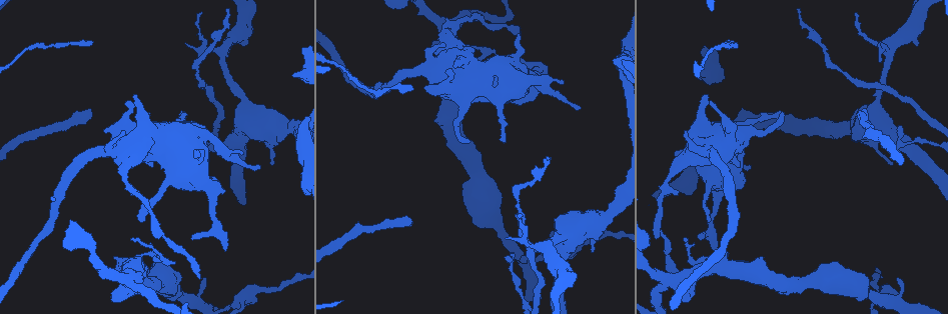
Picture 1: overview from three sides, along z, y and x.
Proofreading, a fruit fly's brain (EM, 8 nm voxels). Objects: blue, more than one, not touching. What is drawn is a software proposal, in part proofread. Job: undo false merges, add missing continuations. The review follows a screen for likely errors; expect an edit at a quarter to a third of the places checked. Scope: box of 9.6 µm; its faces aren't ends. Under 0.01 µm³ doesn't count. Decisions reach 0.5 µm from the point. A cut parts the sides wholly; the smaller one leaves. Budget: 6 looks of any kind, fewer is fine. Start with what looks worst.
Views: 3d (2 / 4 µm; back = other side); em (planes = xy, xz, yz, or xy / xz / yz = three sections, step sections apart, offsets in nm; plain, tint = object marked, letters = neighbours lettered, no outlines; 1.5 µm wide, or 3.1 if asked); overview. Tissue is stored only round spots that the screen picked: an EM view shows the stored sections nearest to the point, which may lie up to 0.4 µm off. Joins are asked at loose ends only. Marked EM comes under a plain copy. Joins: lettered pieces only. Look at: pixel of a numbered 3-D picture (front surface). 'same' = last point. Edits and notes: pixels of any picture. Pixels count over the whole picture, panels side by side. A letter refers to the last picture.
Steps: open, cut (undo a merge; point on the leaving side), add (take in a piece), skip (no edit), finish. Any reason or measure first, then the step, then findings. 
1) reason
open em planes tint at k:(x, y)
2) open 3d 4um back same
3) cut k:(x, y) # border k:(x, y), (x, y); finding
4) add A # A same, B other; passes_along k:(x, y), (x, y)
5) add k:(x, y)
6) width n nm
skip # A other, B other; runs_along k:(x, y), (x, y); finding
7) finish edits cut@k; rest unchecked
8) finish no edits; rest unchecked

long arm stops here
open 3d 4um at 1:(863, 109)

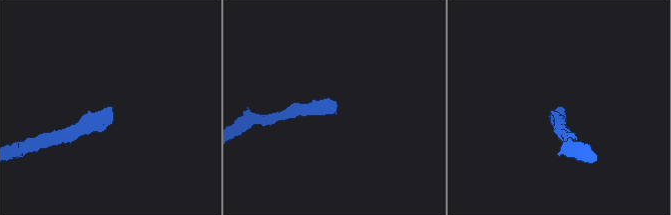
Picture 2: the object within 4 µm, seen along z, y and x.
need the tissue
open em xy step 8 tint at 2:(559, 107)

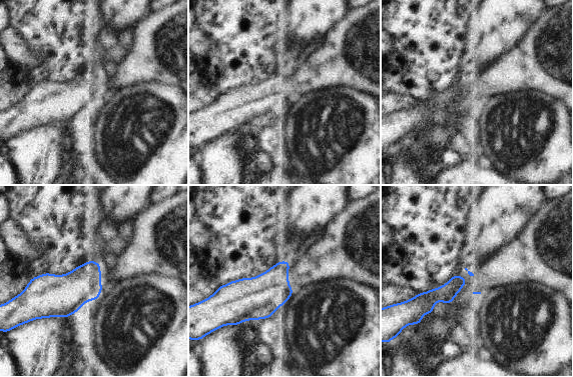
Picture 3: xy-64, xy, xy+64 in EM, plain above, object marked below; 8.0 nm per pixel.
cut it another way
open em planes letters same

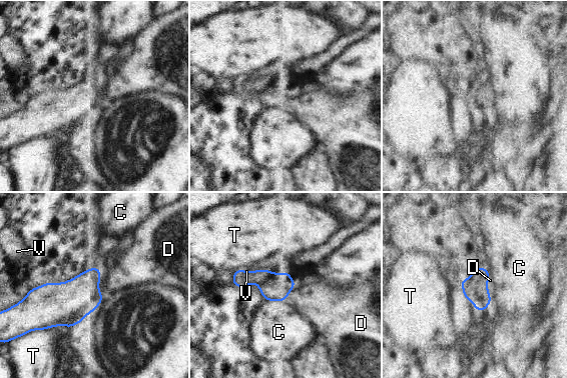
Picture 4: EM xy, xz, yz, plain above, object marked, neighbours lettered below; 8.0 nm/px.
width 200 nm
add 4:(127, 271) # C other, D same, T other, V other; passes_along 4:(73, 300), (98, 282), (127, 271); it goes on there

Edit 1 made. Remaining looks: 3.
abrupt turn
open 3d 2um at 1:(435, 48)

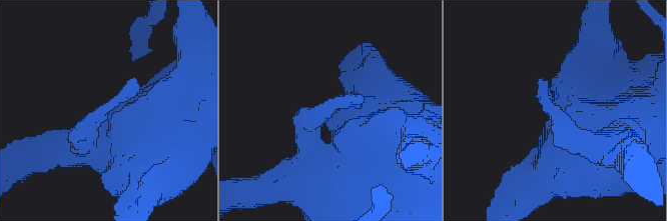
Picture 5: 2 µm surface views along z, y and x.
open em yz step 8 tint at 5:(556, 107)

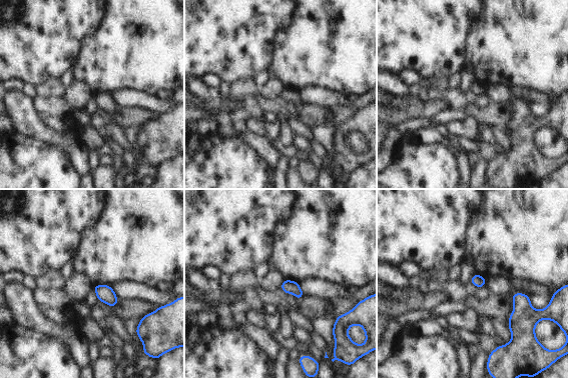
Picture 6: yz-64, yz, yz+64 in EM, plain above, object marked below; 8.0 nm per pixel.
cut it another way
open em planes letters same

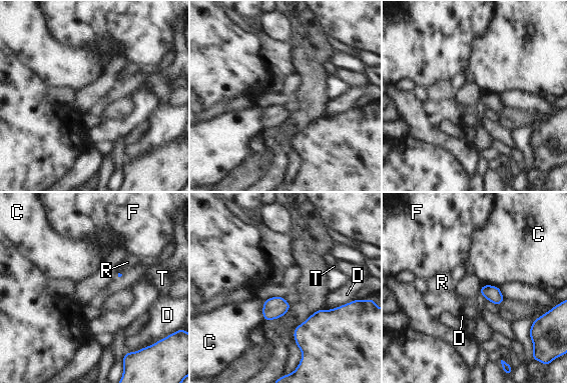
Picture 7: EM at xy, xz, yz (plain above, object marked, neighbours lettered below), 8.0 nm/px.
skip # C other, D other, F other, R other, T other; all the same neuron

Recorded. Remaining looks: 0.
finish edits add@4; rest unchecked

